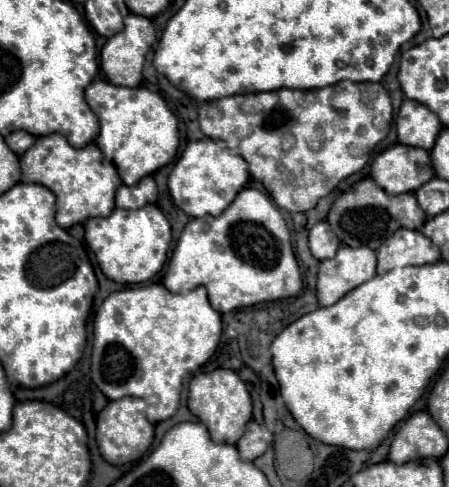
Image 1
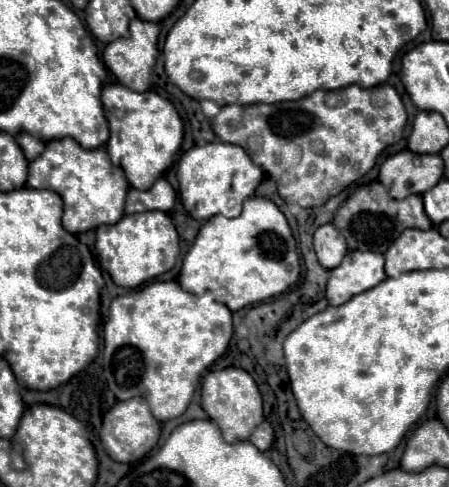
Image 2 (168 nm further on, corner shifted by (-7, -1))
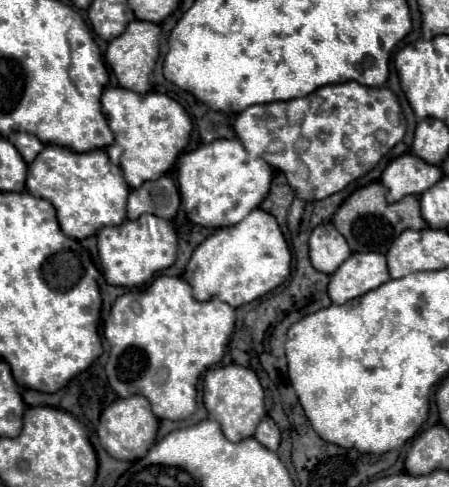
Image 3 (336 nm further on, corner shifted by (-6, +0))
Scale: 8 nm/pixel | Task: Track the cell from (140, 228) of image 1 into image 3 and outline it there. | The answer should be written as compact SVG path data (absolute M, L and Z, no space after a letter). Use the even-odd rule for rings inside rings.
M142 214L142 218L134 222L126 220L120 226L102 228L98 232L98 254L100 269L108 284L142 288L156 276L156 272L170 268L176 262L176 232L168 220L154 214Z

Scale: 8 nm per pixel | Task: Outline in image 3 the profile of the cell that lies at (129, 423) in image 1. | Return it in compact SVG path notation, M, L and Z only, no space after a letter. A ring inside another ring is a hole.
M130 396L130 398L118 398L110 406L102 410L100 426L98 426L98 438L104 450L118 458L118 460L138 460L146 450L154 444L158 432L158 418L150 410L150 402L142 396Z

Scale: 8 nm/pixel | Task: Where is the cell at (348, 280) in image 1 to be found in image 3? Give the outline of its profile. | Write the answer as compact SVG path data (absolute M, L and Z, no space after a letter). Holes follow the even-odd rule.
M380 252L352 254L332 276L328 294L334 304L344 304L358 298L390 280L386 258Z

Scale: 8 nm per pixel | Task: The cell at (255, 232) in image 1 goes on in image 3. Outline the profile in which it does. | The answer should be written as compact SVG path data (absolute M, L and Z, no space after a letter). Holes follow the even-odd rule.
M256 208L236 226L218 228L210 234L194 250L186 266L186 276L182 278L192 286L196 300L204 302L216 296L232 308L238 308L280 286L290 276L290 260L292 254L276 218Z

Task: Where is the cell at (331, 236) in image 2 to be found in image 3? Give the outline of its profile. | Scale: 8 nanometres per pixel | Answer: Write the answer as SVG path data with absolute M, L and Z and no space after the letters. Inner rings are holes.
M332 222L314 228L308 240L308 248L310 248L312 266L324 274L332 274L352 254L346 244L346 238L338 234Z

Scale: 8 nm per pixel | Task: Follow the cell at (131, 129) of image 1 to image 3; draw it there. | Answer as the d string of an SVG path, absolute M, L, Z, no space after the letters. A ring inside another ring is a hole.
M106 88L102 94L102 110L114 132L114 142L106 152L110 161L122 168L130 188L138 188L148 180L169 173L190 142L192 120L184 106L166 94L138 94L126 88Z

